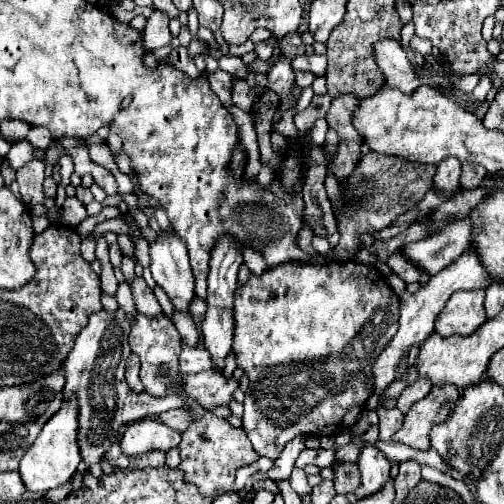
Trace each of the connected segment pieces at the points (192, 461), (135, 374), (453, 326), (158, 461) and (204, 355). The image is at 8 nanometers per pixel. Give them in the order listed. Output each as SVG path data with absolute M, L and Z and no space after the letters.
M188 398L188 410L194 414L194 424L182 434L180 448L180 470L186 474L186 482L192 482L198 486L198 490L204 496L216 496L216 490L228 490L232 486L232 476L236 474L236 468L244 464L252 464L258 460L258 454L254 452L246 432L242 428L230 426L224 418L214 416L200 404L194 404L194 400Z
M130 354L126 360L126 382L130 384L130 388L134 392L144 392L144 384L140 382L140 364L138 364L138 356Z
M484 290L454 292L446 302L446 308L438 314L436 332L442 336L462 334L470 336L486 322L484 312Z
M146 452L146 456L140 456L138 462L142 462L140 466L152 464L152 468L160 468L166 462L166 454L164 452Z
M182 342L182 352L180 352L180 372L182 374L204 372L210 366L212 366L212 360L206 348L190 348L186 342Z

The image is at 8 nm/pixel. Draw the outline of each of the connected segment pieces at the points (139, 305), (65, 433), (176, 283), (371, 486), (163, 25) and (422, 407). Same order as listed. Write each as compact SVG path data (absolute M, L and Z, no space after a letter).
M132 278L130 282L130 288L132 288L132 296L134 296L134 304L136 304L136 310L144 316L158 316L162 312L158 300L154 298L152 290L148 288L148 284L144 282L144 278Z
M70 398L68 404L64 404L50 422L44 424L42 432L36 436L30 450L24 454L20 462L20 476L26 484L26 490L30 492L48 492L64 482L68 482L78 464L82 462L80 448L78 448L78 402L76 398Z
M164 232L150 244L152 278L168 294L174 308L186 314L194 298L194 274L188 260L186 244L176 232Z
M366 446L360 452L358 468L360 468L360 486L354 492L358 500L382 490L384 484L390 480L390 462L374 446Z
M152 10L152 14L146 18L146 28L142 36L146 52L154 52L162 46L168 46L172 40L172 34L168 30L168 16L158 10Z
M454 386L432 388L430 394L418 400L408 412L404 426L392 436L392 442L406 444L416 450L430 450L430 430L436 424L442 424L452 412L454 402L460 398Z

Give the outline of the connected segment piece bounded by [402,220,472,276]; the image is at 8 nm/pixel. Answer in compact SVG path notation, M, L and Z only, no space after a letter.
M458 220L448 224L436 236L428 236L420 242L404 246L402 252L408 260L418 264L432 276L468 250L470 232L472 232L470 220Z

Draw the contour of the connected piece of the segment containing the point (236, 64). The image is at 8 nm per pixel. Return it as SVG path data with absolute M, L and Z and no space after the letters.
M226 54L222 58L218 58L218 68L228 72L228 74L236 74L236 70L240 70L244 64L238 56L232 56L232 54Z

